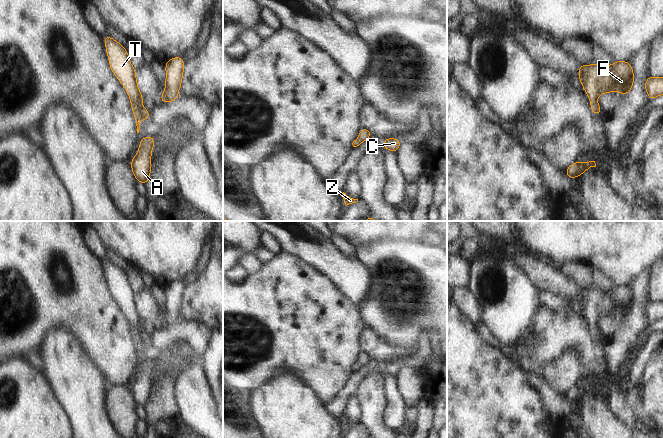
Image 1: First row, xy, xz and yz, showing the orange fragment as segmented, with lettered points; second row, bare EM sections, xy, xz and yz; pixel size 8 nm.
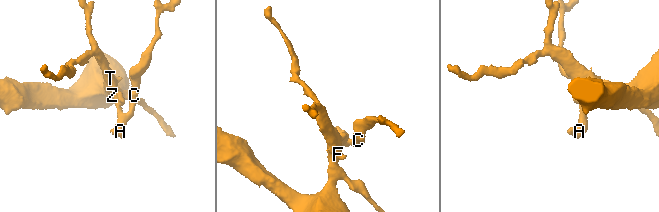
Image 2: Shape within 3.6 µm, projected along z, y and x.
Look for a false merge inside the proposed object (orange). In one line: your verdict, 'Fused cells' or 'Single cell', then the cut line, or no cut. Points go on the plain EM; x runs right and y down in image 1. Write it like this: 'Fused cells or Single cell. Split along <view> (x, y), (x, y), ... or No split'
Single cell. No split.

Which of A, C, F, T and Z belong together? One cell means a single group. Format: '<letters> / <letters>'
A C F T Z

